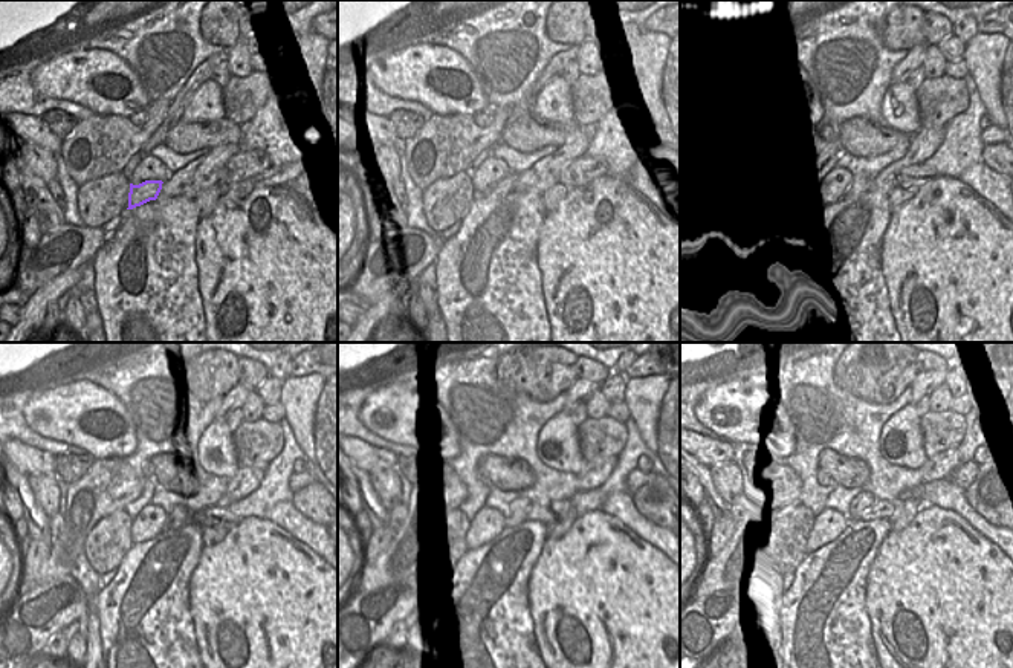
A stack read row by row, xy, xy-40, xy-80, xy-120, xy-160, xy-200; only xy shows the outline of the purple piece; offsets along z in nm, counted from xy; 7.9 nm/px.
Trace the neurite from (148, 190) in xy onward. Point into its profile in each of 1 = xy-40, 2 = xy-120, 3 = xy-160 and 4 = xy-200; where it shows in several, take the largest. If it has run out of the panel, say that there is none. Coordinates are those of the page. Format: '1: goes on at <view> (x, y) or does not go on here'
1: goes on at xy-40 (506, 185)
2: goes on at xy-120 (179, 515)
3: goes on at xy-160 (518, 509)
4: goes on at xy-200 (864, 500)

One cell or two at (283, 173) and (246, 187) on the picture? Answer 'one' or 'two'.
one

